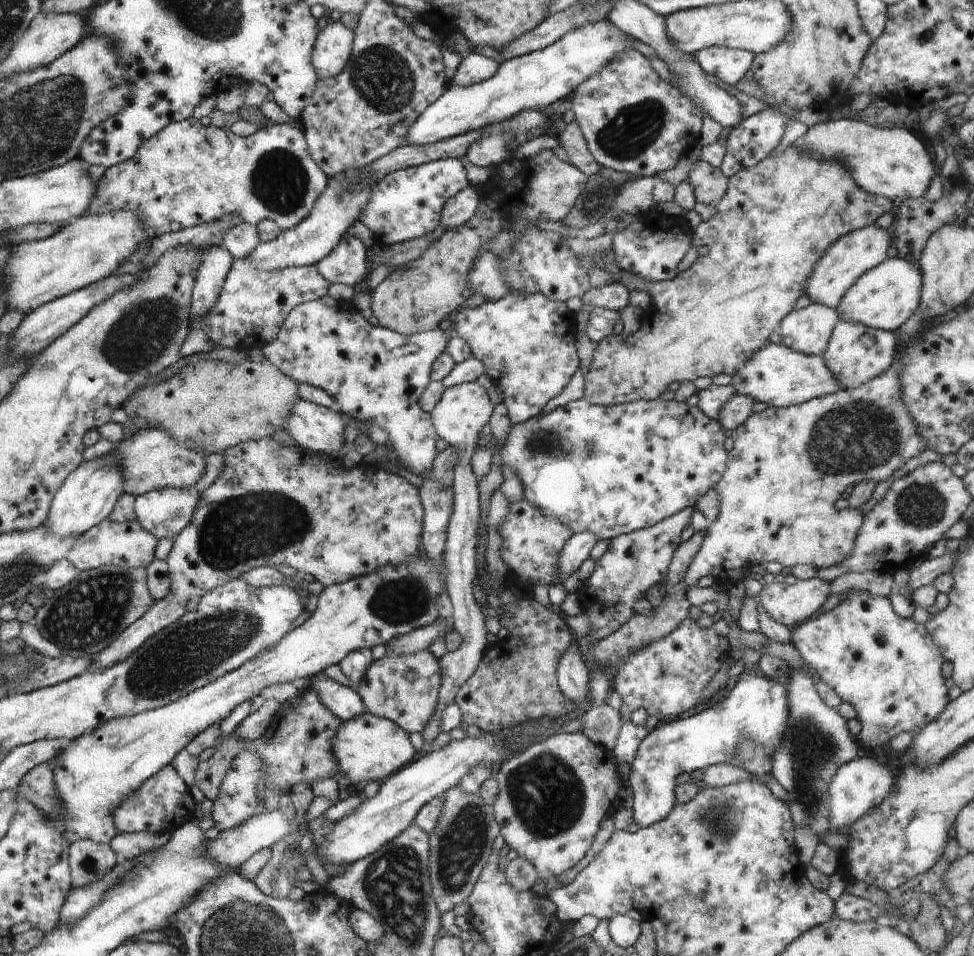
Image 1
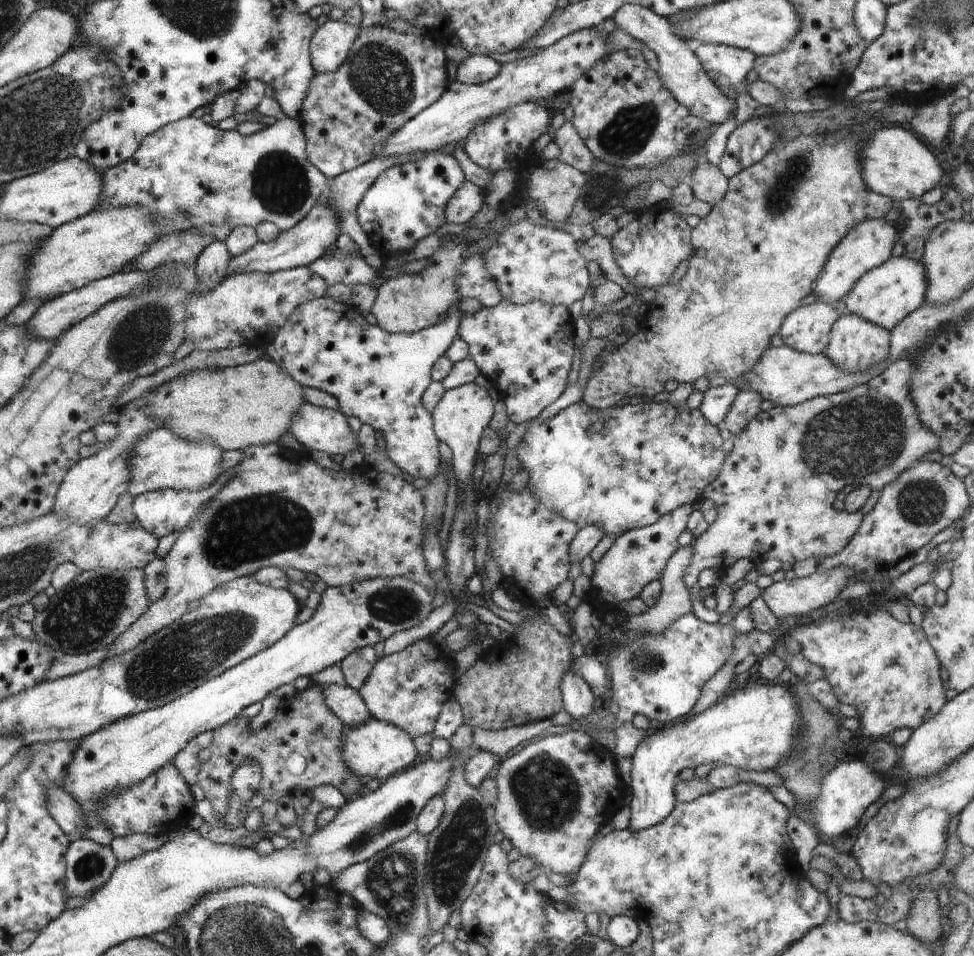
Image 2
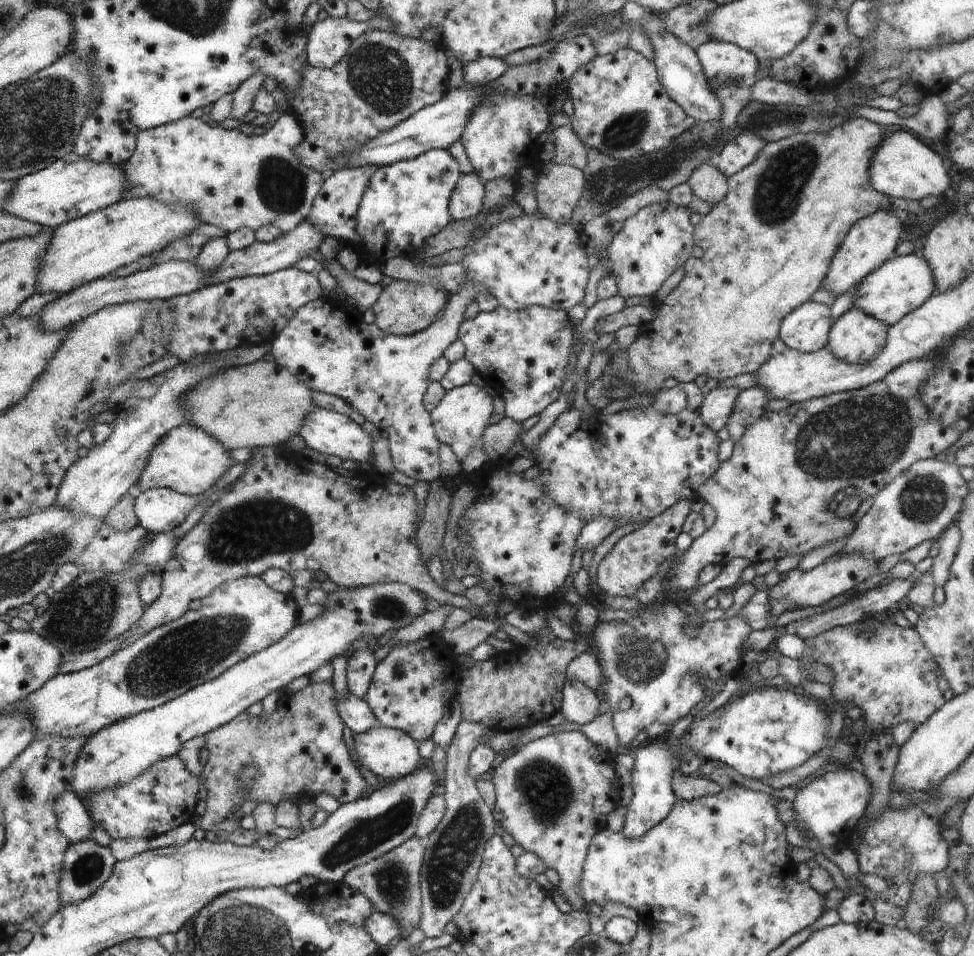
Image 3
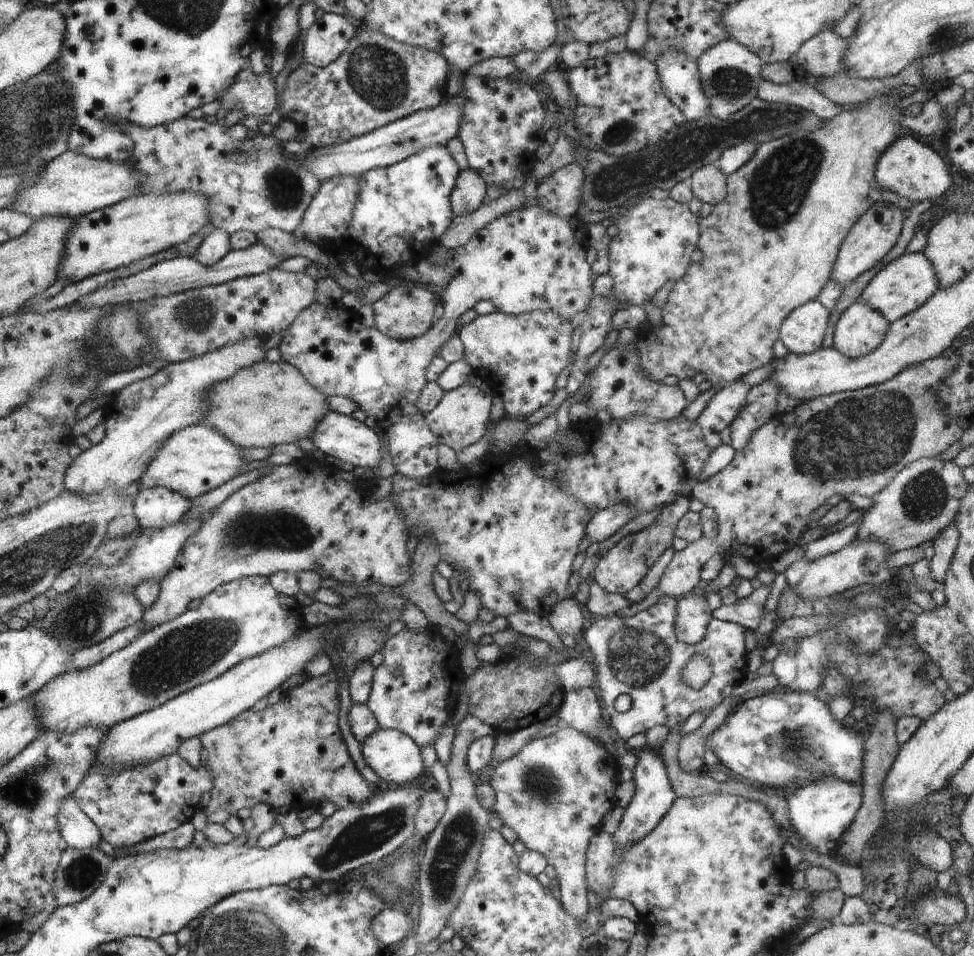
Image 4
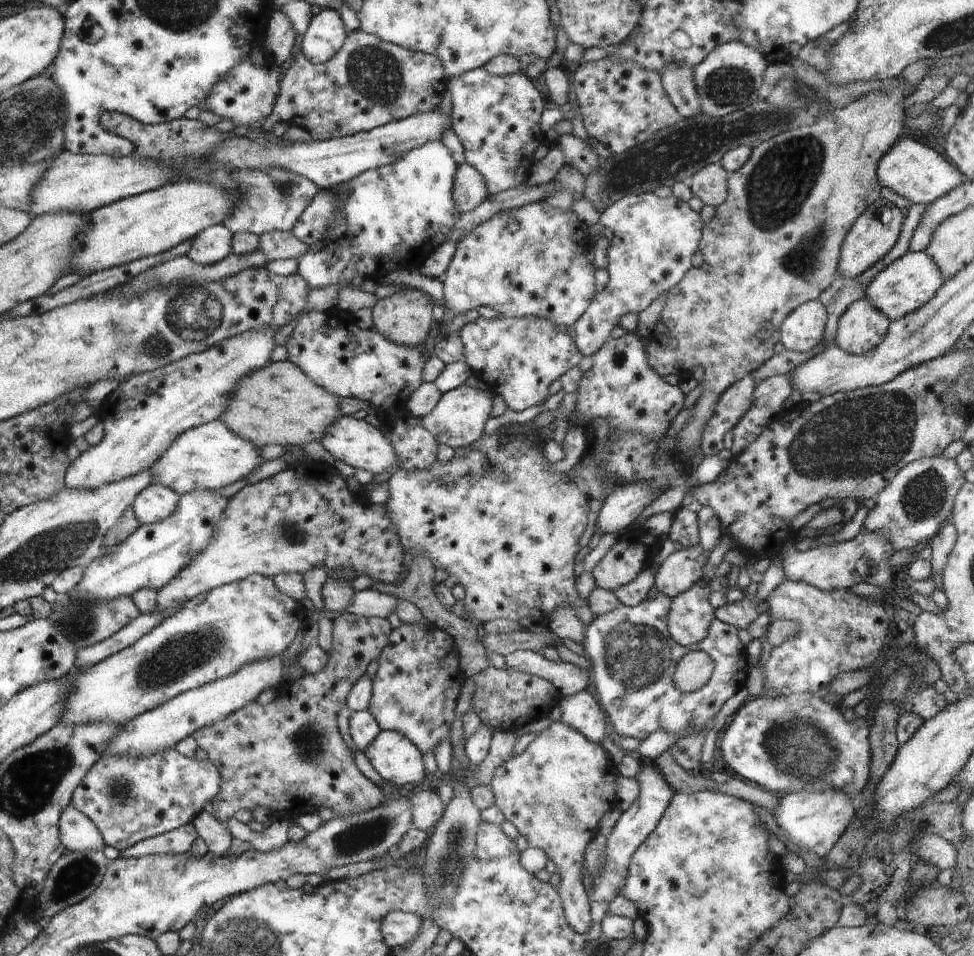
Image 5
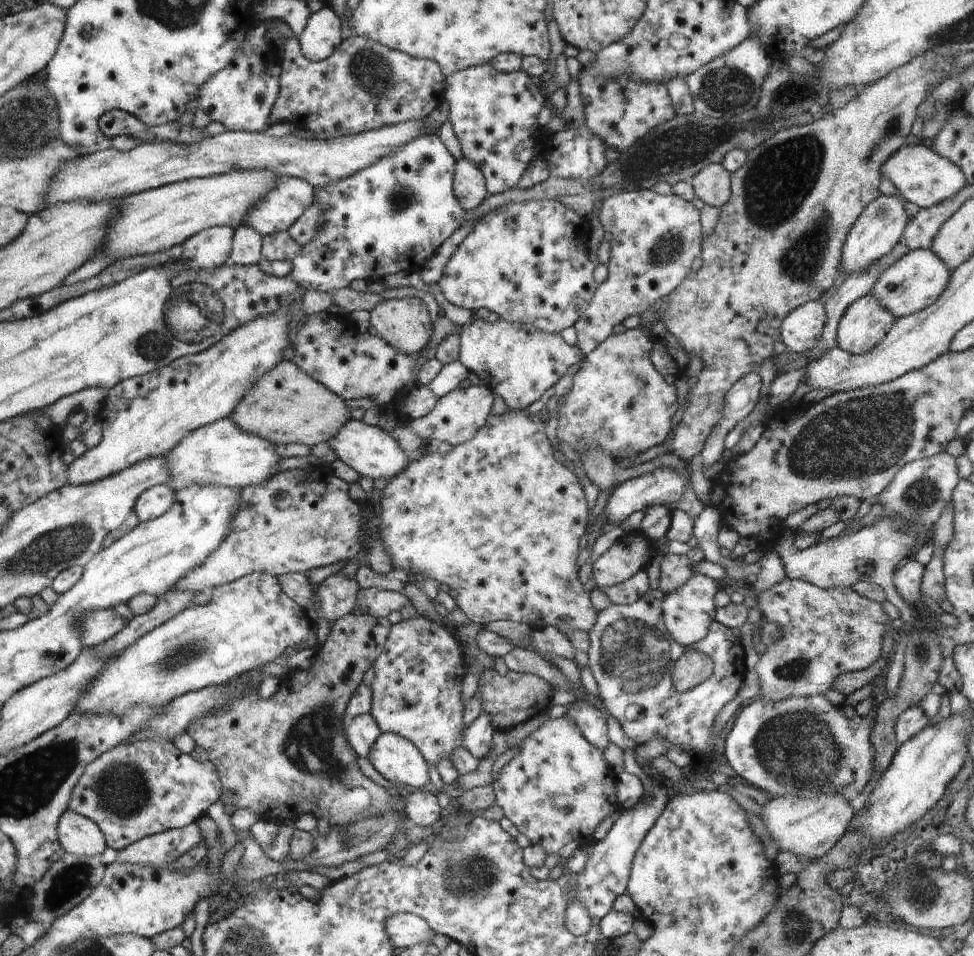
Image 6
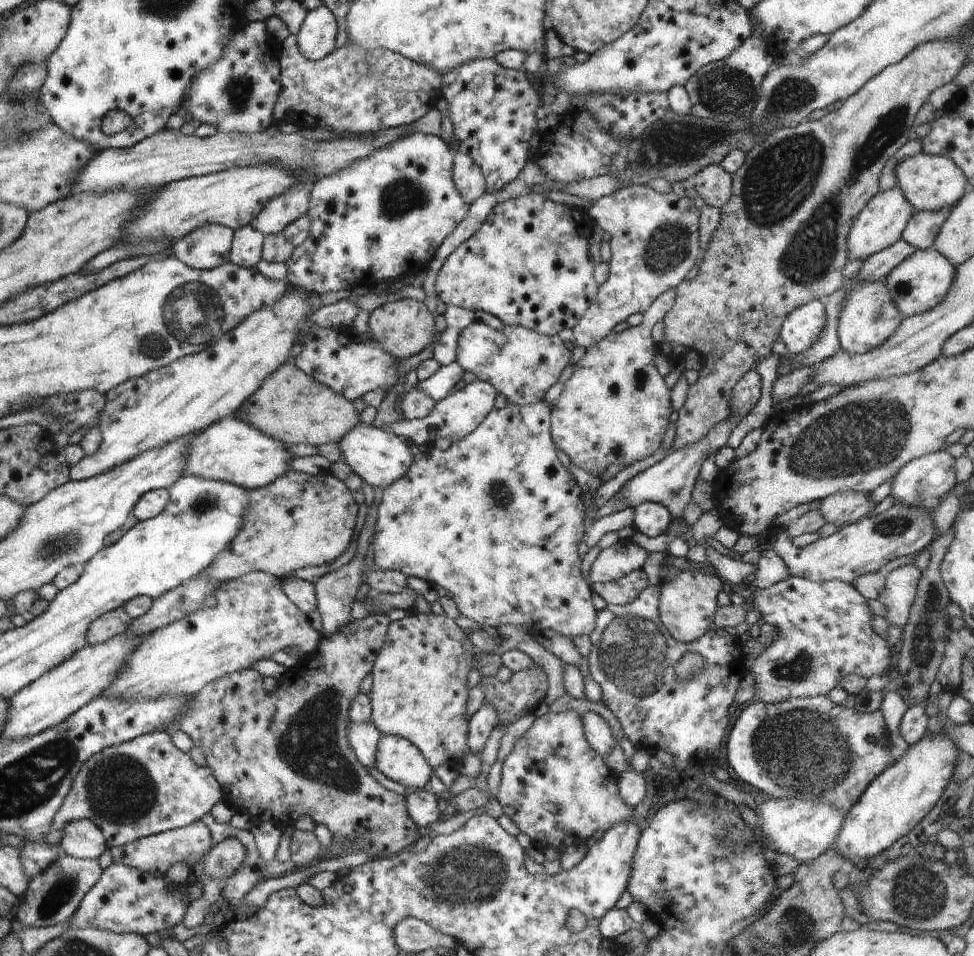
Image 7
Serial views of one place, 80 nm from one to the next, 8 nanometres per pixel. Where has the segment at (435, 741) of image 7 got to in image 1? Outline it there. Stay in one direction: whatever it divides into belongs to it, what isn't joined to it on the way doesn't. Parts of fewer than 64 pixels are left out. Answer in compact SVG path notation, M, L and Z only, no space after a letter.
M426 649L411 655L385 655L372 661L356 692L366 710L391 720L410 735L412 732L422 732L435 713L441 680L439 659Z

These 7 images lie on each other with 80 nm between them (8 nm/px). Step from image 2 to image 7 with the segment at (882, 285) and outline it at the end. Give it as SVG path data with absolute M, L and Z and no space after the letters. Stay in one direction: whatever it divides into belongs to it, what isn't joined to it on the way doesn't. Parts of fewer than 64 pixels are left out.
M916 249L893 268L884 280L892 302L905 319L939 305L950 290L956 271L956 267L936 249Z

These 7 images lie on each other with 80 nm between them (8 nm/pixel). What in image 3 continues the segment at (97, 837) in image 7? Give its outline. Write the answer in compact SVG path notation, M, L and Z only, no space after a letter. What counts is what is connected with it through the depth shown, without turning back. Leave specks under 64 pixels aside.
M73 790L58 796L54 809L59 819L60 832L72 843L90 839L92 830L97 829L85 801Z

